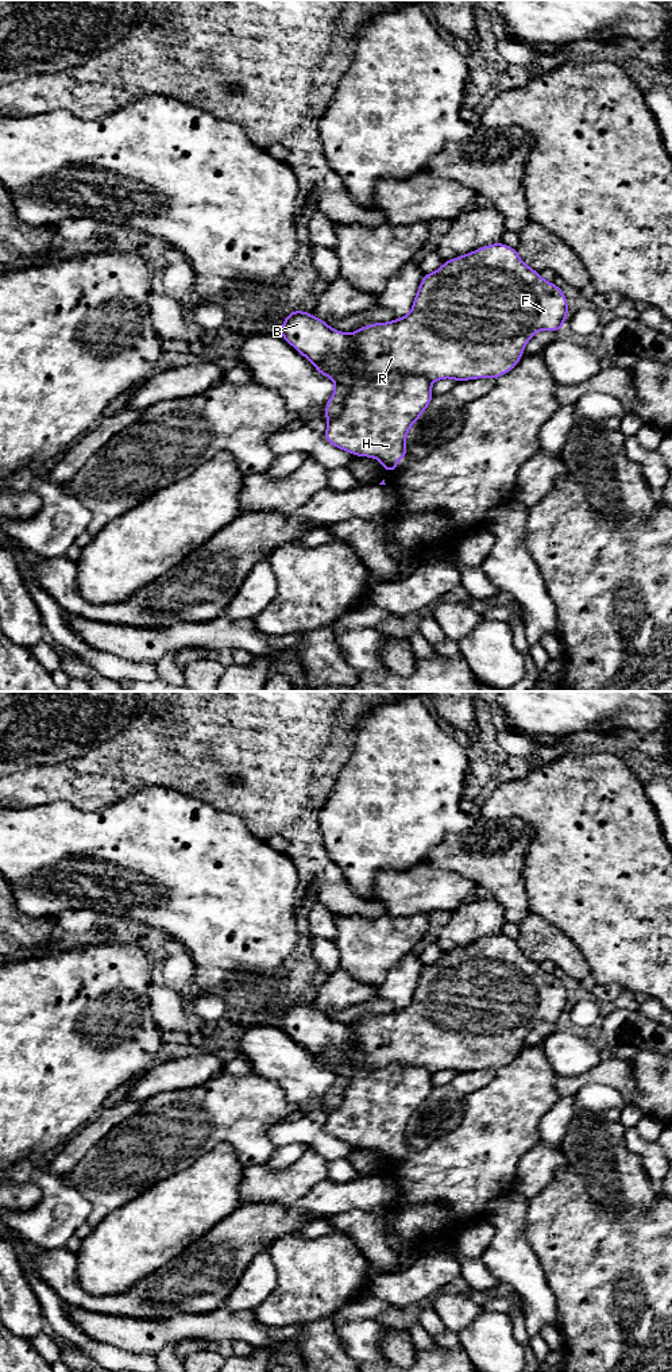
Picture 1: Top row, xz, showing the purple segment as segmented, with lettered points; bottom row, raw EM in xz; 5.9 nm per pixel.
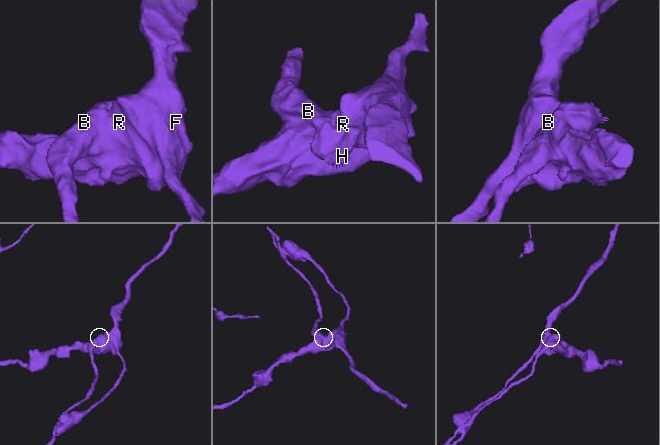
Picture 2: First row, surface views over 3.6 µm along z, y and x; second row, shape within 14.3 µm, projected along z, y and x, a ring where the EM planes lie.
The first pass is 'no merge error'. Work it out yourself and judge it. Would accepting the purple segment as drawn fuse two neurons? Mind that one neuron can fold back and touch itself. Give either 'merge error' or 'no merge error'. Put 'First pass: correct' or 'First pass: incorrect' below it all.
merge error
First pass: incorrect

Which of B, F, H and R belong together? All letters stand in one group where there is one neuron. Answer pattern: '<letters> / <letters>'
B H / F R

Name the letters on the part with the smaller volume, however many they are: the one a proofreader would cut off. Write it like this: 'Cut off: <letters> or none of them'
Cut off: B, H

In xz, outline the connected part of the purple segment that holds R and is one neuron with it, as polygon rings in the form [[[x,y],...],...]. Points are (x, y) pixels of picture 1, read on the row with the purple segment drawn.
[[[502,242],[476,248],[475,251],[470,254],[463,254],[449,261],[444,261],[440,269],[437,269],[433,273],[424,274],[421,284],[418,286],[417,294],[413,300],[413,308],[406,316],[395,319],[389,323],[374,323],[374,324],[364,325],[364,327],[355,329],[351,334],[354,355],[349,357],[348,359],[336,359],[333,357],[327,357],[320,362],[313,363],[316,371],[331,378],[336,385],[332,397],[325,404],[325,420],[331,421],[336,419],[343,409],[343,400],[348,393],[348,386],[351,385],[349,375],[343,375],[341,374],[343,371],[352,371],[355,375],[366,373],[371,378],[379,378],[391,371],[402,371],[406,374],[422,375],[428,378],[430,382],[435,382],[443,378],[453,378],[456,382],[478,379],[478,378],[497,379],[505,375],[506,373],[511,371],[517,366],[517,363],[522,358],[522,354],[528,342],[537,331],[552,331],[552,332],[561,331],[567,316],[568,316],[568,302],[567,302],[567,297],[564,292],[556,284],[542,280],[540,275],[540,271],[530,269],[520,258],[517,248],[506,246]]]

